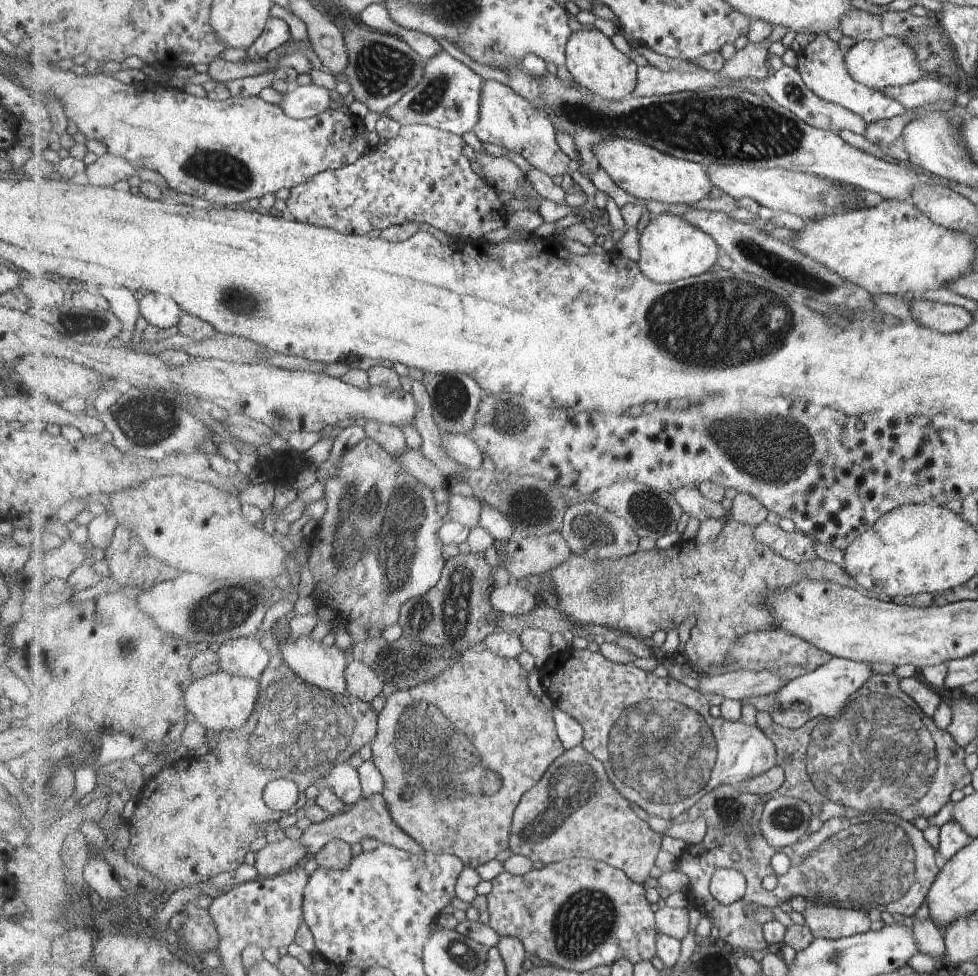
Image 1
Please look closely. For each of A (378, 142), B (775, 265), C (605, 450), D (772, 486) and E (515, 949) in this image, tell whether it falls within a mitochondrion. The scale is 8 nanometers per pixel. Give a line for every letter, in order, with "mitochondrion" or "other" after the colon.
A: other
B: mitochondrion
C: other
D: mitochondrion
E: other

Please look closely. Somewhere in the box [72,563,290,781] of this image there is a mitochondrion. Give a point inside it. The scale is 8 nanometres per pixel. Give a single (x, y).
(225, 610)

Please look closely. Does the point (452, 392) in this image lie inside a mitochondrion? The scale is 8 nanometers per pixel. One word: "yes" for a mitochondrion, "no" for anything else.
yes

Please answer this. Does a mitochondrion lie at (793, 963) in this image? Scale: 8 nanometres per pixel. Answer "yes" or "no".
no

